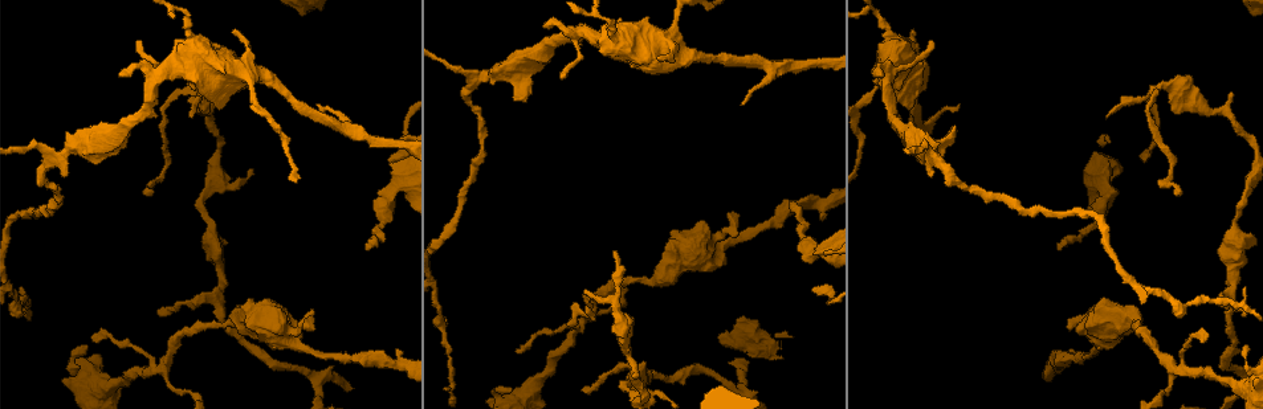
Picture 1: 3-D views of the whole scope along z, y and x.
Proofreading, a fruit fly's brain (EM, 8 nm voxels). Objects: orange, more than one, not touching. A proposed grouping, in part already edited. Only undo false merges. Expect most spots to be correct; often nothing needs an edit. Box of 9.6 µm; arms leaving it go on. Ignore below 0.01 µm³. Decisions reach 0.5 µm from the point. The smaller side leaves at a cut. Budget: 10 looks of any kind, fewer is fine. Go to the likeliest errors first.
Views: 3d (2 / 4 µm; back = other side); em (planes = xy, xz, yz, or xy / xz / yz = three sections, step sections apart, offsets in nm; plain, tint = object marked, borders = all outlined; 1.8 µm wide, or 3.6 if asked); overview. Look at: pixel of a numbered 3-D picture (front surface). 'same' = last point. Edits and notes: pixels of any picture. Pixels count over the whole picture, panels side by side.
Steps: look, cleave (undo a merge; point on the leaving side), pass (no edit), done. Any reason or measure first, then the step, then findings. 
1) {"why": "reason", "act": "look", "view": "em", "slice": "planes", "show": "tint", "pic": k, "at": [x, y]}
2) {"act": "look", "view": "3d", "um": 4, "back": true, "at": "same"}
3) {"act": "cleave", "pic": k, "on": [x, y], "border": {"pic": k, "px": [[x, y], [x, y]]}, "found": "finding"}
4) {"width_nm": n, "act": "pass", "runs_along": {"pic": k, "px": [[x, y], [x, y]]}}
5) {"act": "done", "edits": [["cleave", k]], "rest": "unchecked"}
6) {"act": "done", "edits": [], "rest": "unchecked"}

{"why": "looks like a crossing", "act": "look", "view": "em", "slice": "planes", "show": "borders", "pic": 1, "at": [584, 31]}

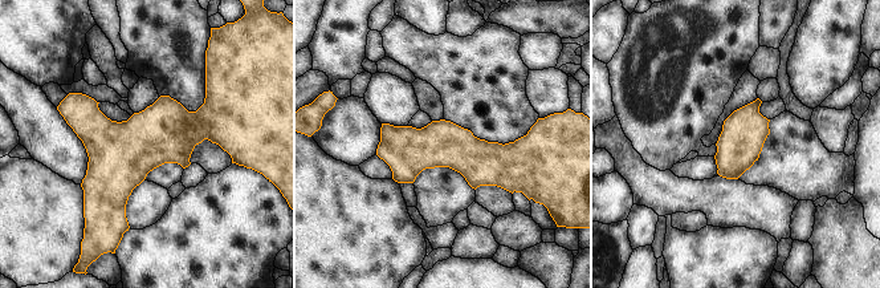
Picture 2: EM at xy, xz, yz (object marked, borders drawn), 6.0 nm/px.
{"act": "pass", "runs_along": {"pic": 2, "px": [[522, 149], [513, 153], [379, 151]]}, "found": "all the same neuron"}

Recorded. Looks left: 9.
{"why": "sharp bend", "act": "look", "view": "em", "um": 3.6, "slice": "planes", "show": "plain", "pic": 1, "at": [251, 73]}

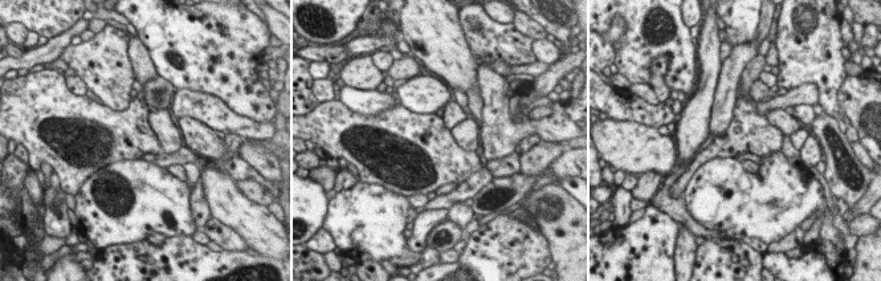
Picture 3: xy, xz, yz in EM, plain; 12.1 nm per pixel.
{"why": "with the object marked", "act": "look", "view": "em", "um": 3.6, "slice": "planes", "show": "tint", "at": "same"}

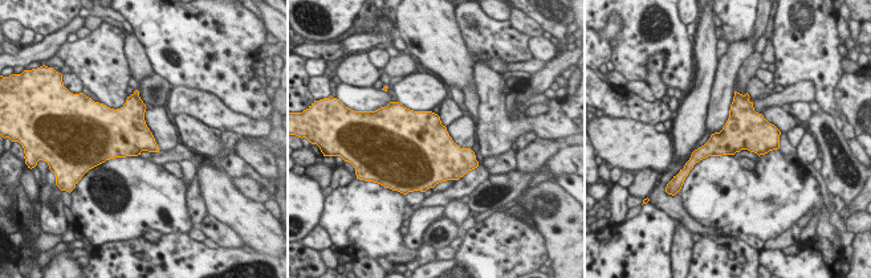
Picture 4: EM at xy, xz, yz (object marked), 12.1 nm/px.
{"act": "pass", "found": "one neuron here"}

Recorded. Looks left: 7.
{"why": "side arm on a straight run", "act": "look", "view": "em", "slice": "planes", "show": "plain", "pic": 1, "at": [217, 290]}

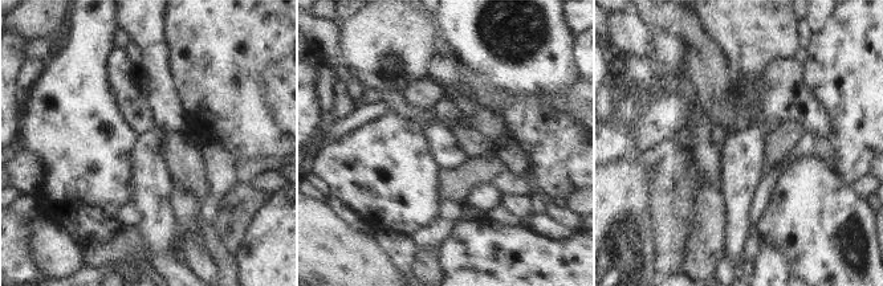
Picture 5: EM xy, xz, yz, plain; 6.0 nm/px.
{"why": "with the object marked", "act": "look", "view": "em", "slice": "planes", "show": "tint", "at": "same"}

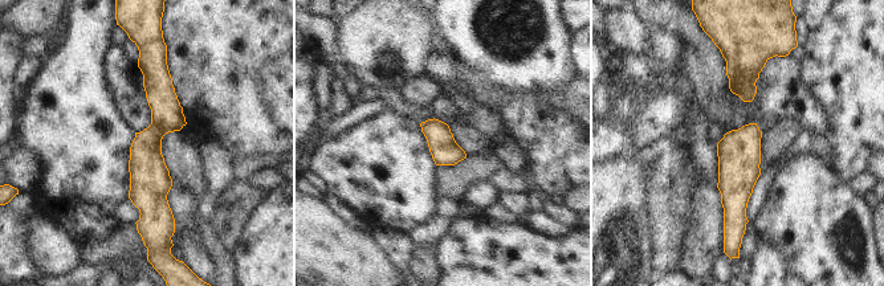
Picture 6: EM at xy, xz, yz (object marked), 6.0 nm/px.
{"act": "pass", "runs_along": {"pic": 6, "px": [[153, 65], [159, 127], [139, 224]]}, "found": "continuous, no second neuron"}

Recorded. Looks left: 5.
{"why": "sudden change in width", "act": "look", "view": "3d", "um": 4, "pic": 1, "at": [283, 336]}

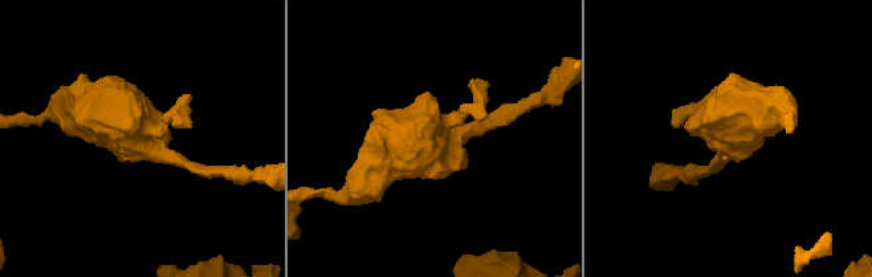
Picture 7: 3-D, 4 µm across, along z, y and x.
{"why": "shape alone is not enough", "act": "look", "view": "em", "um": 3.6, "slice": "planes", "show": "tint", "pic": 7, "at": [434, 134]}

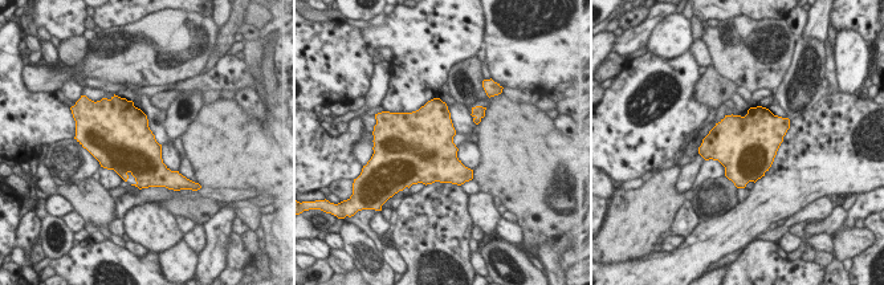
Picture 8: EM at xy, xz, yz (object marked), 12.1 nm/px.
{"act": "pass", "found": "one neuron here"}

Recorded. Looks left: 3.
{"act": "done", "edits": [], "rest": "unchecked"}

